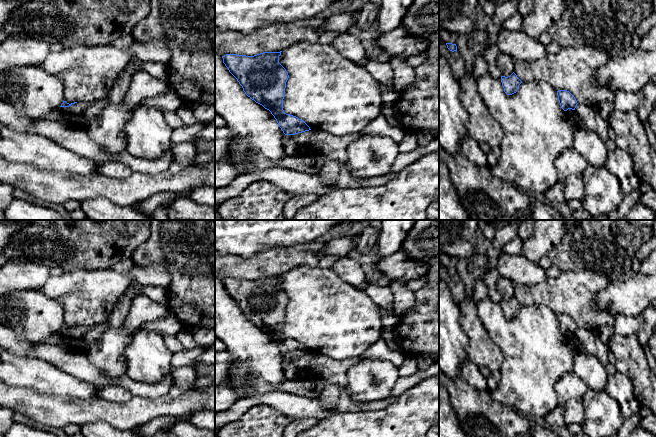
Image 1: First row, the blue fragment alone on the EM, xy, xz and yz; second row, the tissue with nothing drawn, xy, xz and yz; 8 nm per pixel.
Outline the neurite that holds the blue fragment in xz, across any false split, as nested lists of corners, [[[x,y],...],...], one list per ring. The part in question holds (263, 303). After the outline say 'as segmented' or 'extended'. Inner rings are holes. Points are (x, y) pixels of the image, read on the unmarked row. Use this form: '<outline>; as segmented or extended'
[[[263,276],[254,280],[226,278],[222,282],[245,318],[271,336],[285,359],[295,359],[311,353],[305,345],[283,334],[289,299],[279,287],[281,276]]]; as segmented

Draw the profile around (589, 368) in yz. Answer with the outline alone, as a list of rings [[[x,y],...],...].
[[[579,350],[574,356],[572,371],[589,389],[595,391],[605,390],[609,374],[605,365],[595,355]]]

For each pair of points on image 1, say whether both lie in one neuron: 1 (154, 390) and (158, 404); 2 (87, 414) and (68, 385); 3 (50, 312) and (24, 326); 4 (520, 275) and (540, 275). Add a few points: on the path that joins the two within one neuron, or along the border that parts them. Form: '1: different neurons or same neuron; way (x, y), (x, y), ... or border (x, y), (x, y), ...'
1: different neurons; border (168, 393), (154, 398), (133, 396)
2: different neurons; border (54, 394), (72, 398), (97, 398)
3: same neuron; way (44, 317), (32, 318), (30, 320)
4: same neuron; way (525, 275), (535, 275)

